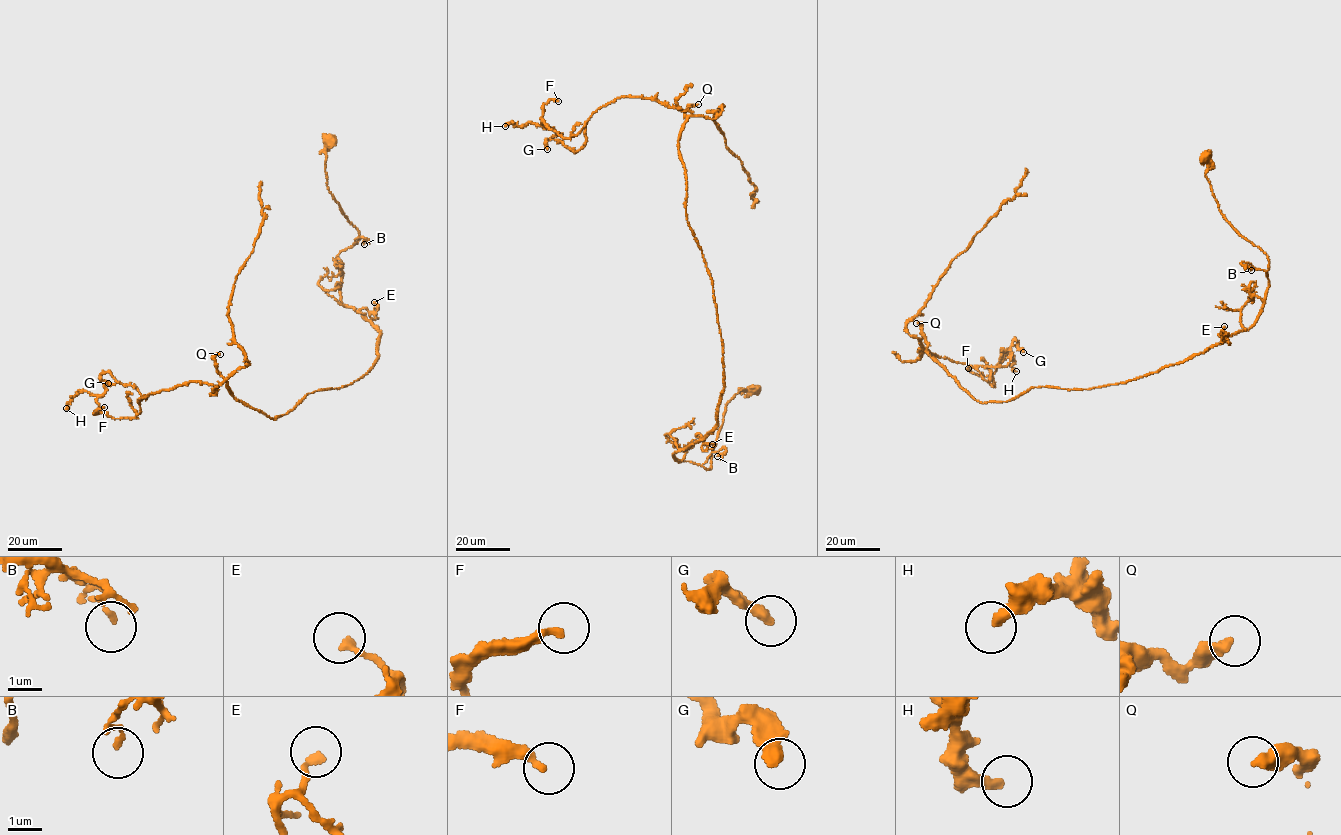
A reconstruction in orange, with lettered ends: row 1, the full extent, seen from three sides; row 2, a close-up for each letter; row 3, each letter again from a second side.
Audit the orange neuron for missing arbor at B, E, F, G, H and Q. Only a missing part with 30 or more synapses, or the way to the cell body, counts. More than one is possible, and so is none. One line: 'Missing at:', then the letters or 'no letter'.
Missing at: no letter

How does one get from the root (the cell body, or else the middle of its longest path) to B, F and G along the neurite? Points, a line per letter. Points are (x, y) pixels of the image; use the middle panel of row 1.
B: (753, 389), (742, 389), (726, 404), (711, 467), (703, 467), (710, 453), (724, 448), (717, 456)
F: (753, 389), (709, 470), (675, 460), (724, 384), (691, 113), (621, 97), (563, 138), (558, 101)
G: (753, 389), (709, 470), (675, 460), (724, 384), (691, 113), (621, 97), (547, 149)

